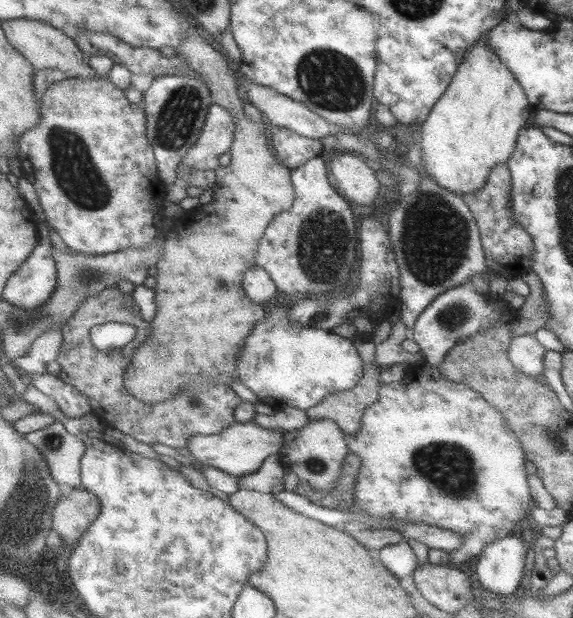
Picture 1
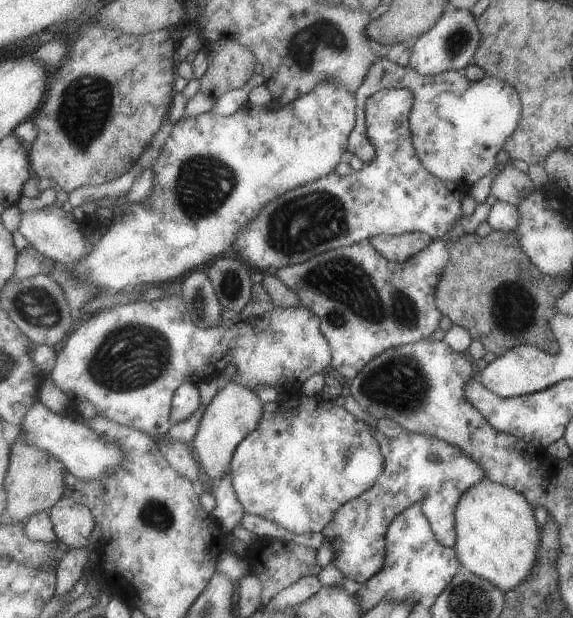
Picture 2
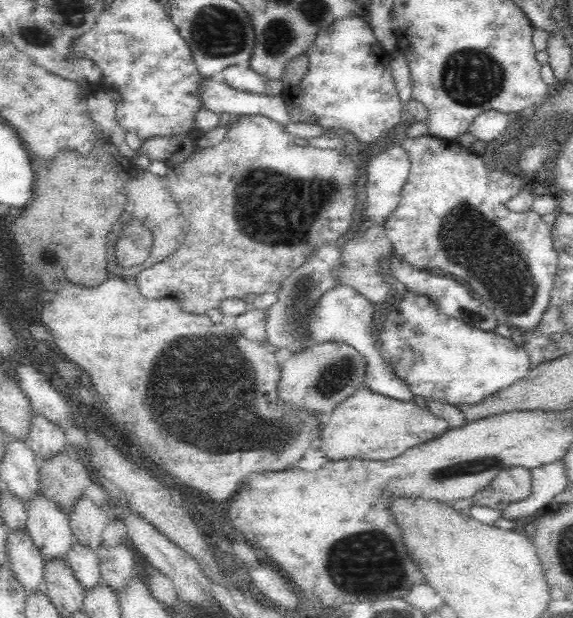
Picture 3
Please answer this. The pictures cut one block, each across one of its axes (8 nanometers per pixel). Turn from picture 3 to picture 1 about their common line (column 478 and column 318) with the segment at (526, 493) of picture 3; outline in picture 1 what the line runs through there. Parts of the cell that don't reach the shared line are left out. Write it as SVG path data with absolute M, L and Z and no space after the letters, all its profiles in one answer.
M351 454L347 458L347 462L343 464L343 472L341 472L341 480L335 492L331 494L323 494L319 490L315 490L315 486L309 480L301 480L299 484L299 494L311 498L313 502L317 502L323 508L329 510L349 510L355 504L355 488L357 488L357 476L361 474L361 466L363 466L363 458L359 458L359 454Z

